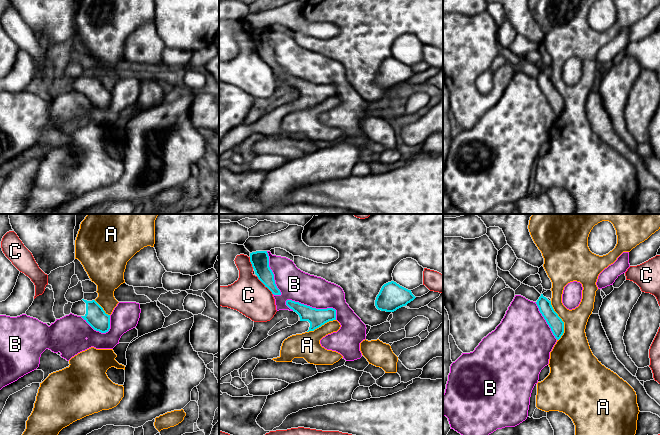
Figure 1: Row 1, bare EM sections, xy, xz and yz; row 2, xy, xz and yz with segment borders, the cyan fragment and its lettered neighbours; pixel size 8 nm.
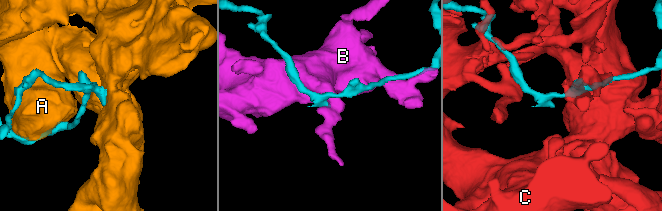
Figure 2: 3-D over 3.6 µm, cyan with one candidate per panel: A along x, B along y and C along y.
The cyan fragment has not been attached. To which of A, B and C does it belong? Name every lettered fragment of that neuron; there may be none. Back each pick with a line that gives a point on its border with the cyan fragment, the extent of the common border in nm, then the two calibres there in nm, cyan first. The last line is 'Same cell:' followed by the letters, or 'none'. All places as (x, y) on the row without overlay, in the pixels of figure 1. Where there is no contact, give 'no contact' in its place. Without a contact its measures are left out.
Same cell: none

